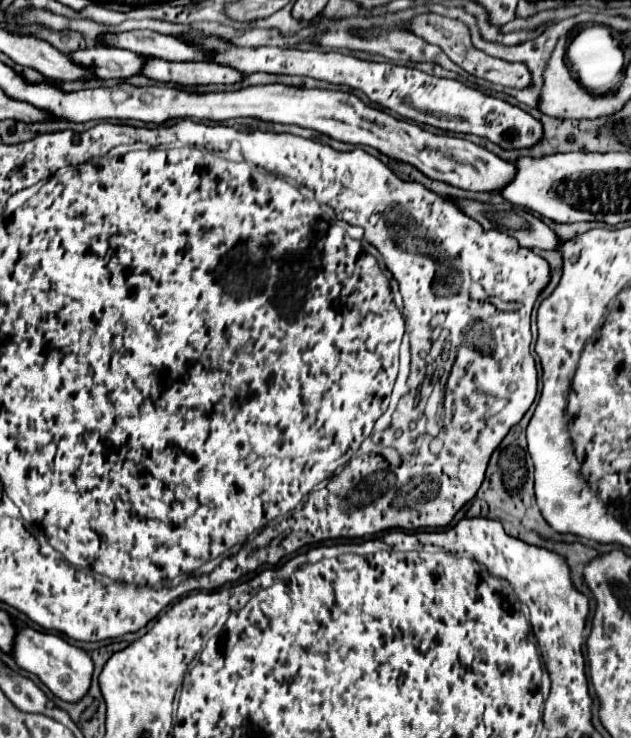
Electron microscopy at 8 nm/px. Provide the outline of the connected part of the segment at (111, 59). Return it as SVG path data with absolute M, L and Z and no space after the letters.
M93 47L93 49L81 49L69 55L77 65L89 67L95 77L99 79L127 79L133 75L141 75L147 55L139 55L135 51L127 49L115 49L115 47Z

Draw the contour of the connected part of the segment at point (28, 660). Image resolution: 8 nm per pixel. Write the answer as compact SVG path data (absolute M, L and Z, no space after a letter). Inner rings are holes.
M17 623L19 635L15 637L15 649L13 657L21 669L27 673L33 673L39 677L39 681L61 701L77 703L91 687L91 675L93 675L93 661L91 657L79 649L63 641L59 635L45 635L41 631L35 631L27 627L25 623Z

